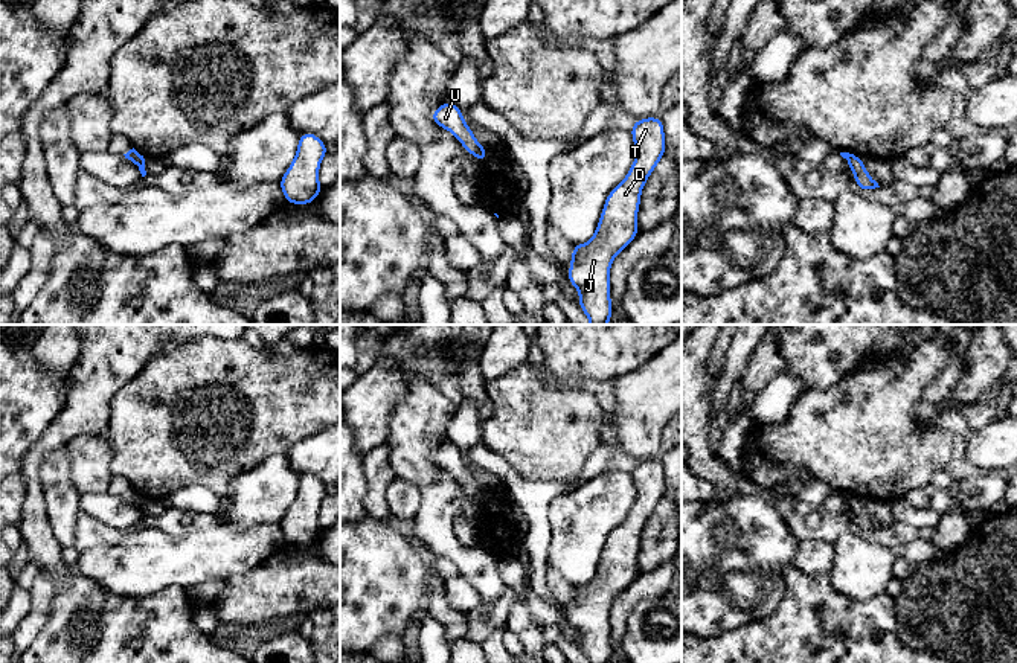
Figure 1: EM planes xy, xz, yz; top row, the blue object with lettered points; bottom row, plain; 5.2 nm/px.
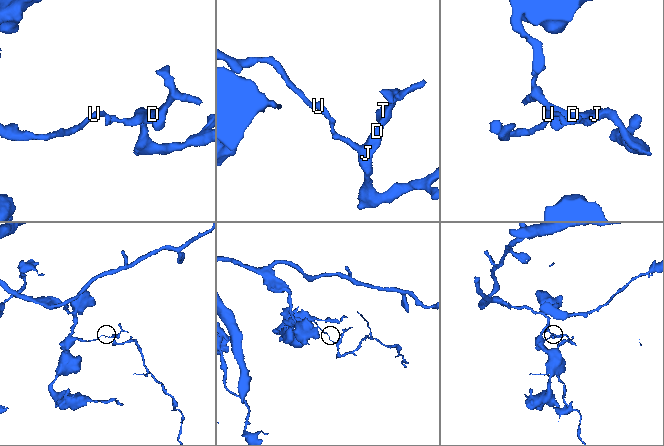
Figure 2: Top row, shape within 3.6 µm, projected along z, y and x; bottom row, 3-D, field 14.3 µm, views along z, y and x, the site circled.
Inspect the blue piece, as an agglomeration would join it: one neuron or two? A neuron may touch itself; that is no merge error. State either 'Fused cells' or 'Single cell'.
Fused cells

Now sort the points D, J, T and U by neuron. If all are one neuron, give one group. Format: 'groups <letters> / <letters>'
groups D J T / U

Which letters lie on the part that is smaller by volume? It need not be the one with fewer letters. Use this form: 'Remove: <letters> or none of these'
Remove: D, J, T

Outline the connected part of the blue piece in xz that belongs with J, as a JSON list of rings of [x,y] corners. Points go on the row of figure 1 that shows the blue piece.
[[[651,116],[636,120],[630,130],[636,146],[634,163],[624,181],[605,198],[593,238],[575,244],[567,271],[590,325],[607,325],[611,320],[610,267],[639,233],[640,192],[666,149],[662,119]]]

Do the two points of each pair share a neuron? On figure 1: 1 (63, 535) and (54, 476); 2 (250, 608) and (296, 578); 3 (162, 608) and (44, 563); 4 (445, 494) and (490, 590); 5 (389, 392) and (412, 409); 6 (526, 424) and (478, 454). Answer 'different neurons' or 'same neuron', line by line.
1: same neuron
2: same neuron
3: same neuron
4: same neuron
5: different neurons
6: different neurons

